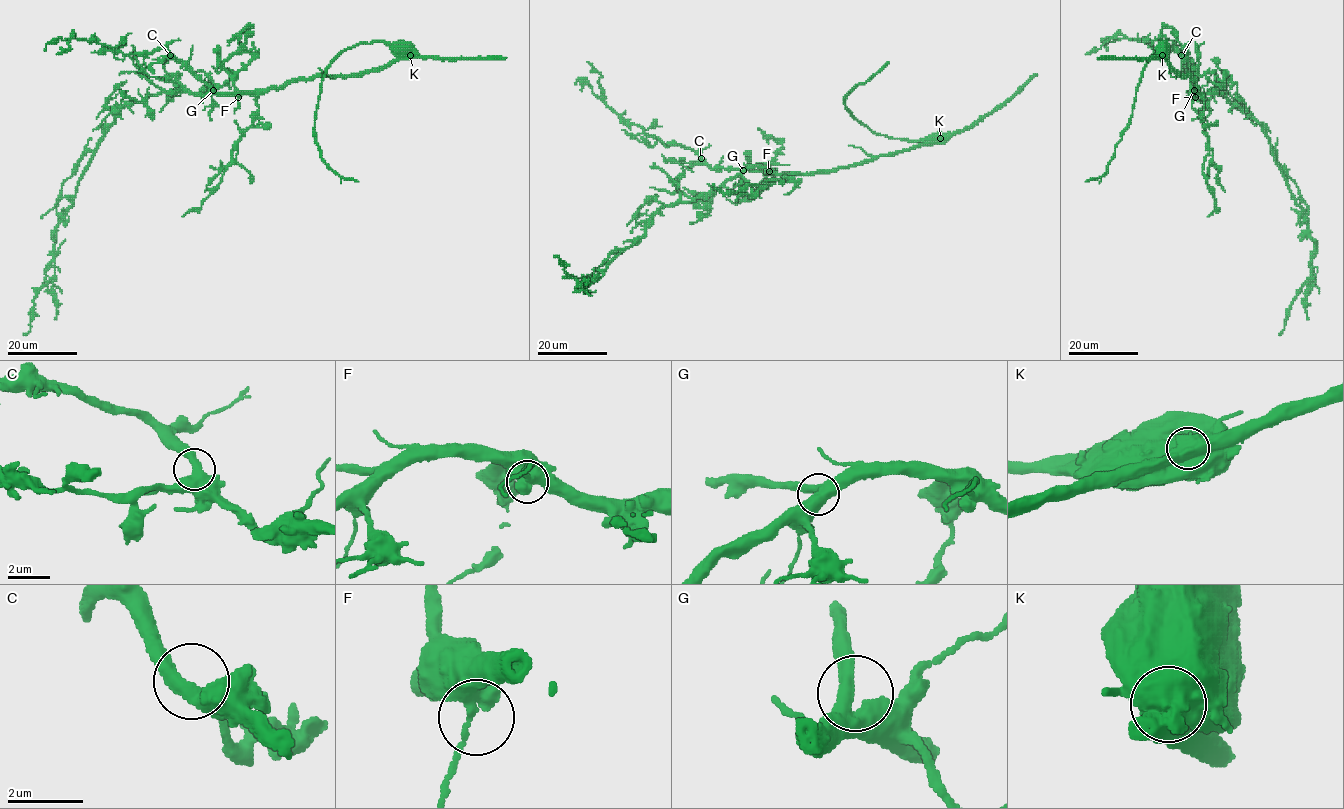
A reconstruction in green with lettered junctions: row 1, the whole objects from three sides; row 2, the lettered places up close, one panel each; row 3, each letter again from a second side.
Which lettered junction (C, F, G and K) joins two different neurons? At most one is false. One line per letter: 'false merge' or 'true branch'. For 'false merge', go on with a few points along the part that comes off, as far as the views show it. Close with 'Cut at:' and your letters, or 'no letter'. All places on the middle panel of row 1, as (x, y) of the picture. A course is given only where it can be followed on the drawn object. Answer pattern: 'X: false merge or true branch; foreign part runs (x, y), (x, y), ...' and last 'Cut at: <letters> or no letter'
C: true branch
F: true branch
G: true branch
K: false merge; foreign part runs (940, 138), (914, 141), (874, 133), (845, 107), (845, 96), (888, 62)
Cut at: K

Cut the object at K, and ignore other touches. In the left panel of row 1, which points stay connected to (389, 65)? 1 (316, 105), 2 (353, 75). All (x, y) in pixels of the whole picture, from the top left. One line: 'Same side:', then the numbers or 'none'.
Same side: 2

